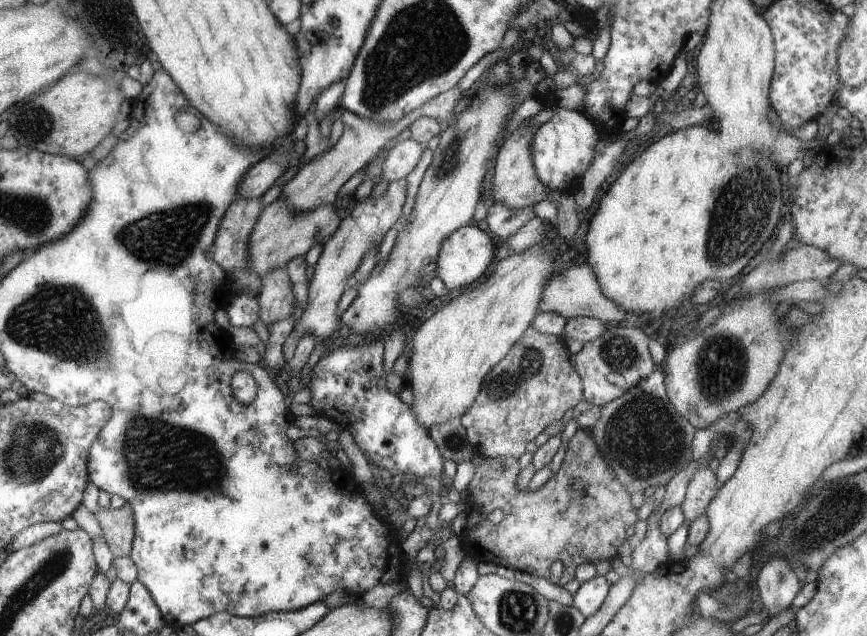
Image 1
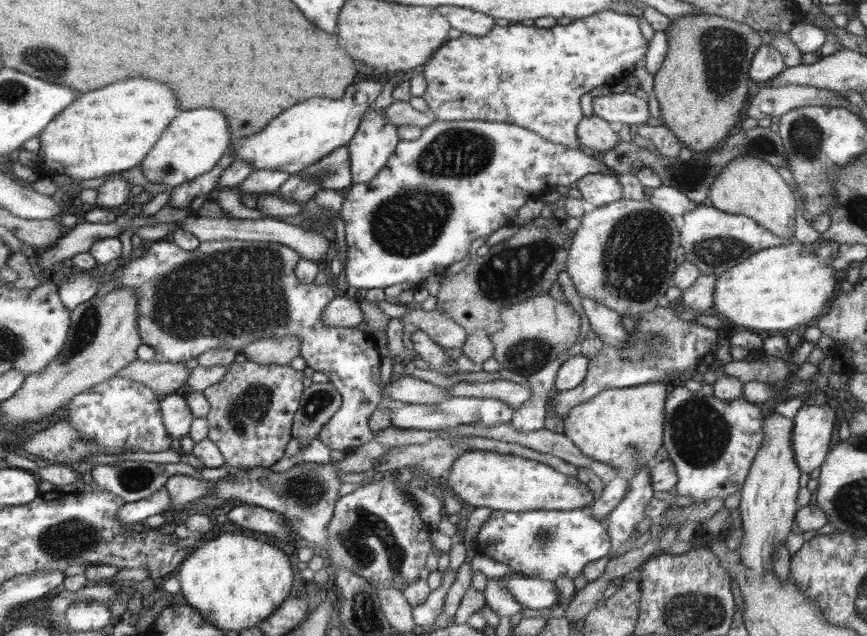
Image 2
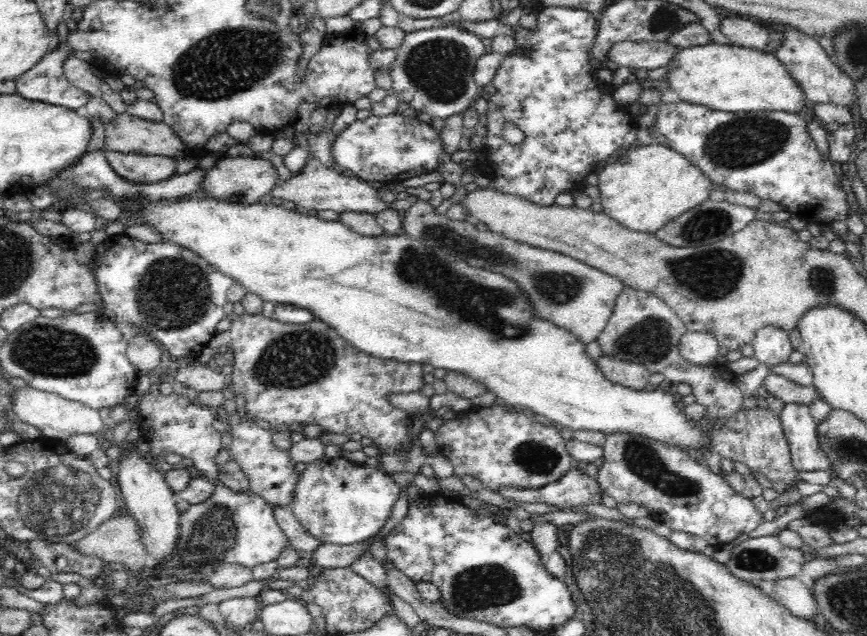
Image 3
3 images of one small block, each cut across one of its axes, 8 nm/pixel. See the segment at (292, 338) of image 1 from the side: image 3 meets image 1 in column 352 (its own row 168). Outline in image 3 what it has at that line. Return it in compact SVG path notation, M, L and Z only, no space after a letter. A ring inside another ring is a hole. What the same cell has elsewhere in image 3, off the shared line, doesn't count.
M220 156L217 163L206 171L206 180L202 182L202 196L214 200L242 201L252 204L278 186L278 171L270 159L254 157Z

